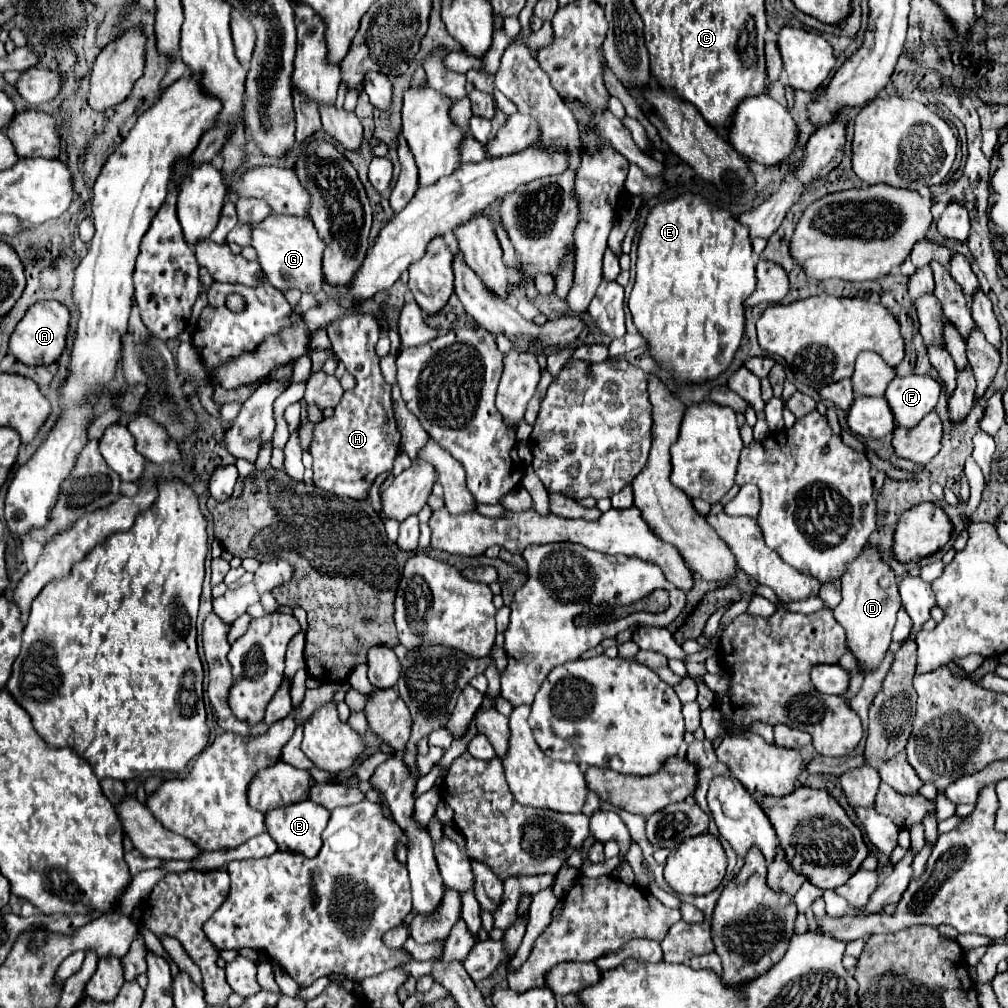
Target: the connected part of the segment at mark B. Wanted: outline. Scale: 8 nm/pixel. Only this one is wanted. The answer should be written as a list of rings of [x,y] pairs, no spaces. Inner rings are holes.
[[[311,799],[299,801],[299,805],[289,805],[287,809],[273,809],[265,815],[265,825],[269,835],[279,843],[279,851],[293,851],[305,857],[315,857],[321,849],[321,833],[327,827],[329,811],[315,805]]]

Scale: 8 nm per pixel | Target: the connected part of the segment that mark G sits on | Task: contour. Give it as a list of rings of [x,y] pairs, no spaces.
[[[269,215],[263,223],[253,227],[251,245],[257,251],[257,261],[267,275],[267,281],[279,289],[299,289],[301,293],[317,295],[323,289],[323,251],[325,245],[311,225],[311,219],[287,217],[287,215]]]

